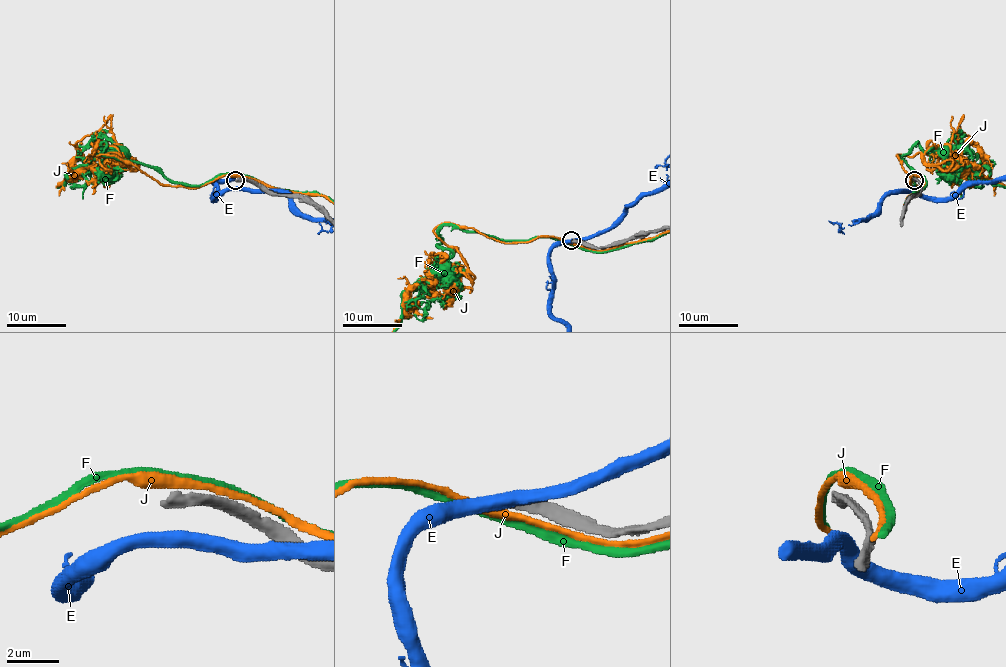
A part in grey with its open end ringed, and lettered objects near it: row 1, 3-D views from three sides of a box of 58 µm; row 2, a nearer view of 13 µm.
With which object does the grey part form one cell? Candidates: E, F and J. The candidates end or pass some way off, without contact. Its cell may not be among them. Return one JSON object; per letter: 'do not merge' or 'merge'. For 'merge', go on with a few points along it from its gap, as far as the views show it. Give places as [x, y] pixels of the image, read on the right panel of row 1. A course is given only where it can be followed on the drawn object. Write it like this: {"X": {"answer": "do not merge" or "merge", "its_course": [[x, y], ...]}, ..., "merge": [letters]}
{"E": {"answer": "do not merge"}, "F": {"answer": "do not merge"}, "J": {"answer": "do not merge"}, "merge": []}

